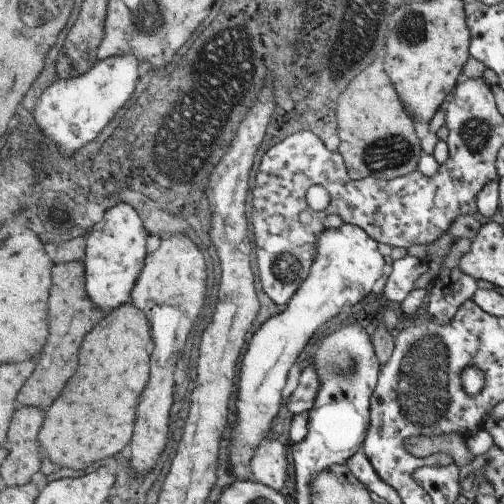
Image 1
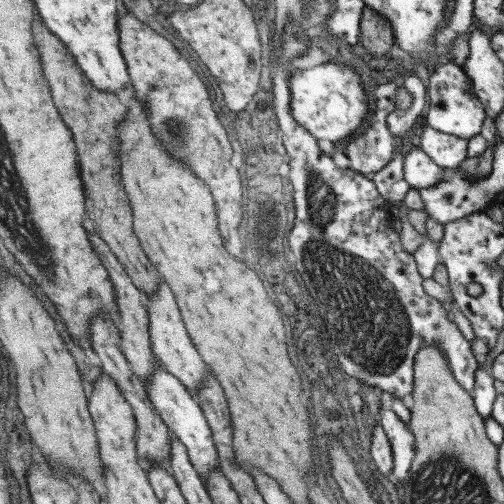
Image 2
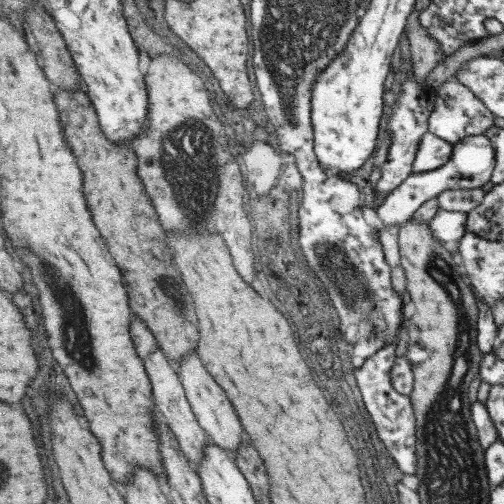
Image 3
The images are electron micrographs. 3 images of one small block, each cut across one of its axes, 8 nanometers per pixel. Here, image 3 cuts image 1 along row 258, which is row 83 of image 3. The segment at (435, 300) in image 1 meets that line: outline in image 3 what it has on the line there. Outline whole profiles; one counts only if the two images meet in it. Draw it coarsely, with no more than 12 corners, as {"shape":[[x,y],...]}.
{"shape":[[457,80],[437,86],[429,134],[451,146],[497,118]]}

